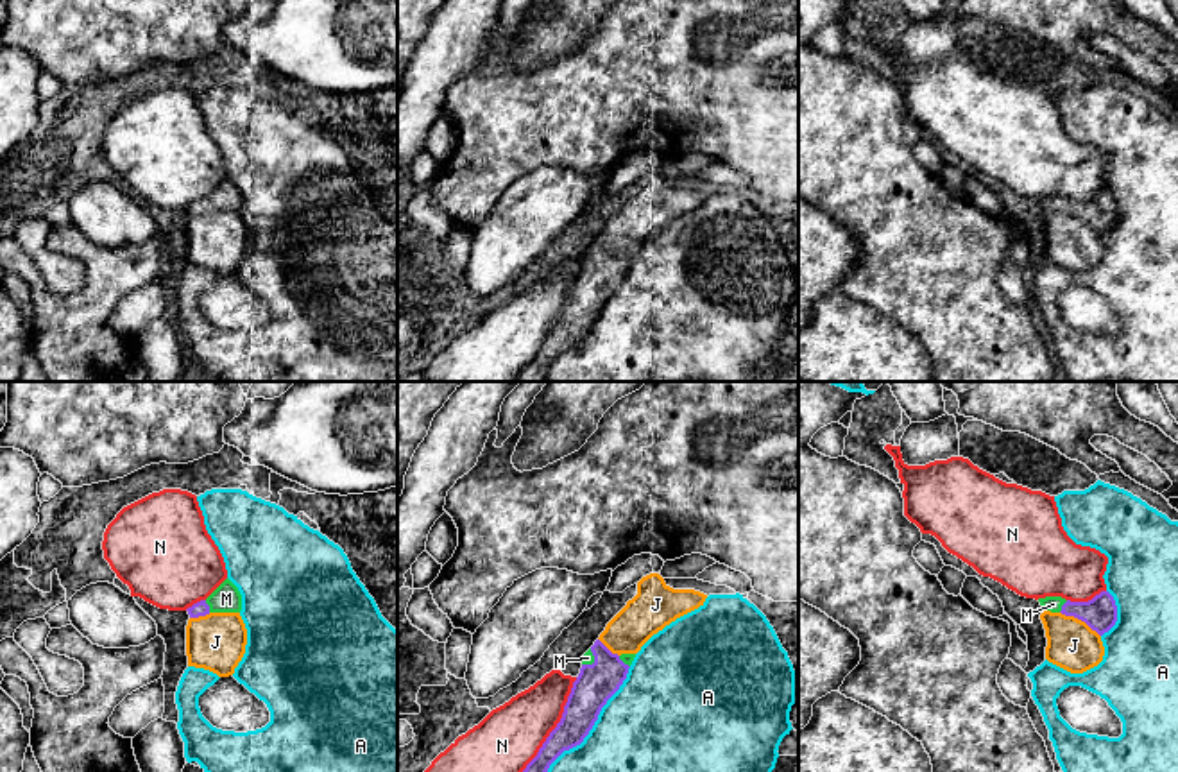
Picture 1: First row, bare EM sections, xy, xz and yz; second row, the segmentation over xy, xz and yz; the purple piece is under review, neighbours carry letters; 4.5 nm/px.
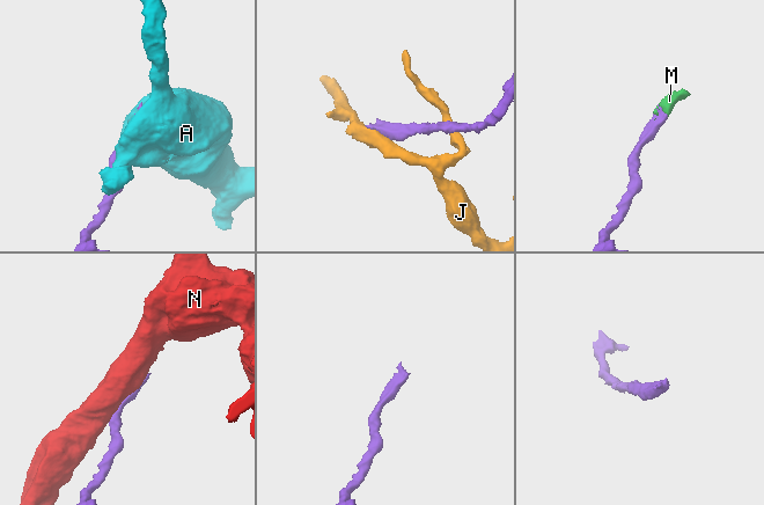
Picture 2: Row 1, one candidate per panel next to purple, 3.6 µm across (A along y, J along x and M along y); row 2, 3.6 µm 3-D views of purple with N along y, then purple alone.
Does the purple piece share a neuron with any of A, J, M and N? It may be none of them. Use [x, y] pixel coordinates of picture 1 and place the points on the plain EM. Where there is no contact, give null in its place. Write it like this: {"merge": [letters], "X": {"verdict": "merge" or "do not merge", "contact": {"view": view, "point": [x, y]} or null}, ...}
{"merge": ["M"], "A": {"verdict": "do not merge", "contact": {"view": "xz", "point": [591, 326]}}, "J": {"verdict": "do not merge", "contact": {"view": "yz", "point": [1080, 217]}}, "M": {"verdict": "merge", "contact": {"view": "xy", "point": [208, 205]}}, "N": {"verdict": "do not merge", "contact": {"view": "xz", "point": [554, 328]}}}

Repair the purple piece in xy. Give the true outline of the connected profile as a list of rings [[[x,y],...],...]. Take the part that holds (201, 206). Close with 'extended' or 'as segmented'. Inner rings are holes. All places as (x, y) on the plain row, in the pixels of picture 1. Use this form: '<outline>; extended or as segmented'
[[[226,177],[206,199],[186,208],[190,217],[206,215],[209,211],[240,211],[242,193],[238,186]]]; extended

